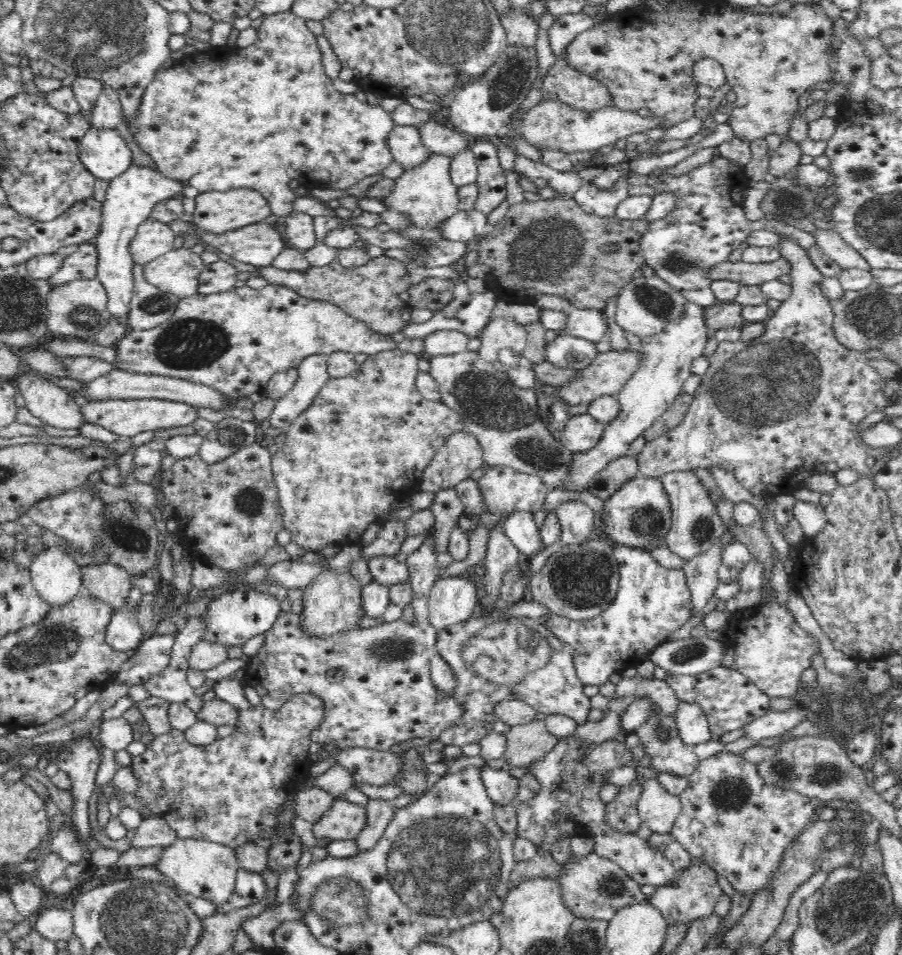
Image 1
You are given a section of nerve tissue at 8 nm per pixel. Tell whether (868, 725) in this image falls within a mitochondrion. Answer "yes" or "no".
no

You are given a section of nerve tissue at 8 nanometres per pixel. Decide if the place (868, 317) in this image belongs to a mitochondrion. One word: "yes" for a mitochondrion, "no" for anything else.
yes

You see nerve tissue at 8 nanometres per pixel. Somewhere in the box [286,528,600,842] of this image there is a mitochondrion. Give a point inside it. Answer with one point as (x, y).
(488, 634)

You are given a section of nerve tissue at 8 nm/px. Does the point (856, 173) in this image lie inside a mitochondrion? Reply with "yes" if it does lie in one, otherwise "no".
yes

